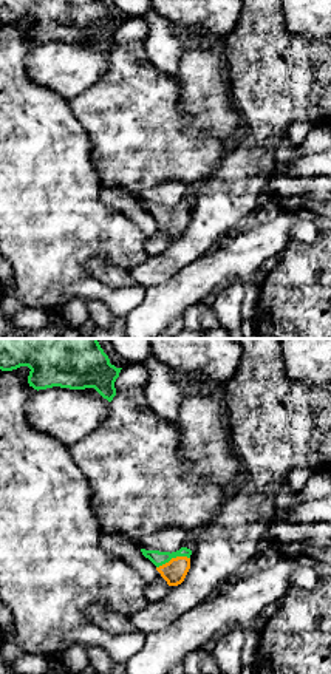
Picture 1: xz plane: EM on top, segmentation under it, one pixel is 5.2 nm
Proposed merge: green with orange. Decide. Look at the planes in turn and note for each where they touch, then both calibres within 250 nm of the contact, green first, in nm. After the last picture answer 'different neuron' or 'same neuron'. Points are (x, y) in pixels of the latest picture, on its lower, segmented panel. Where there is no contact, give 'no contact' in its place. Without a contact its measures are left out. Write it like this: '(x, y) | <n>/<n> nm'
(172, 557) | 80/120 nm

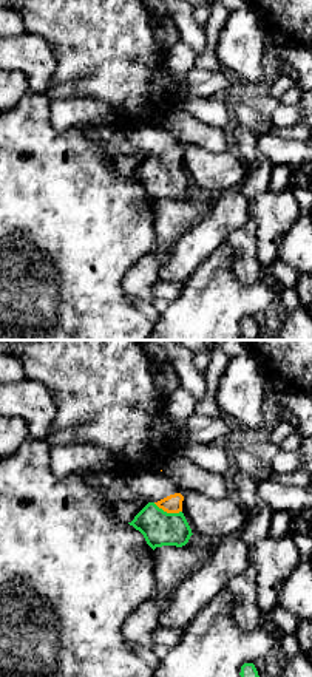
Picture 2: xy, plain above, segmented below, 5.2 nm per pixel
(166, 512) | 180/100 nm

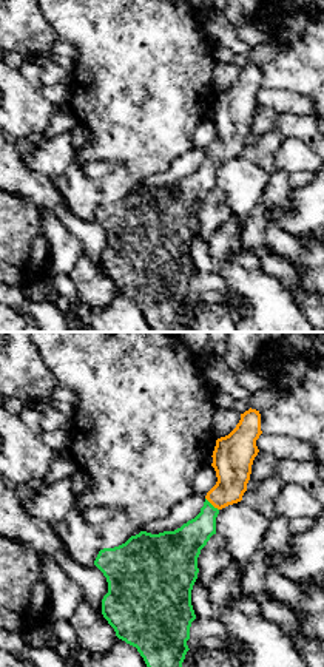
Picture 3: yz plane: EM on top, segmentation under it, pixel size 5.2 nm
(210, 504) | 180/200 nm

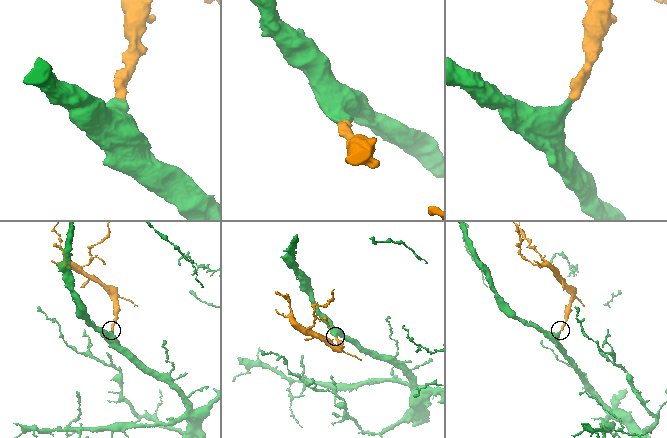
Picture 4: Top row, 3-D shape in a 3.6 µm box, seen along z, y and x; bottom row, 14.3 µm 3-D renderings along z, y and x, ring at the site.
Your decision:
same neuron

